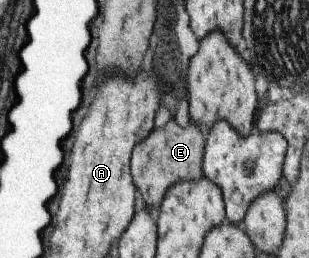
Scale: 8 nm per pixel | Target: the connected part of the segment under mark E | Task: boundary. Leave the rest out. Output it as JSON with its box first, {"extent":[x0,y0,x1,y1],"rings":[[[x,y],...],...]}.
{"extent":[131,118,206,213],"rings":[[[171,118],[163,130],[151,132],[149,138],[135,146],[131,152],[131,180],[149,212],[156,213],[165,193],[176,182],[196,181],[202,177],[202,154],[206,139],[204,133],[201,127],[191,122],[186,128],[181,128],[177,119]]]}

